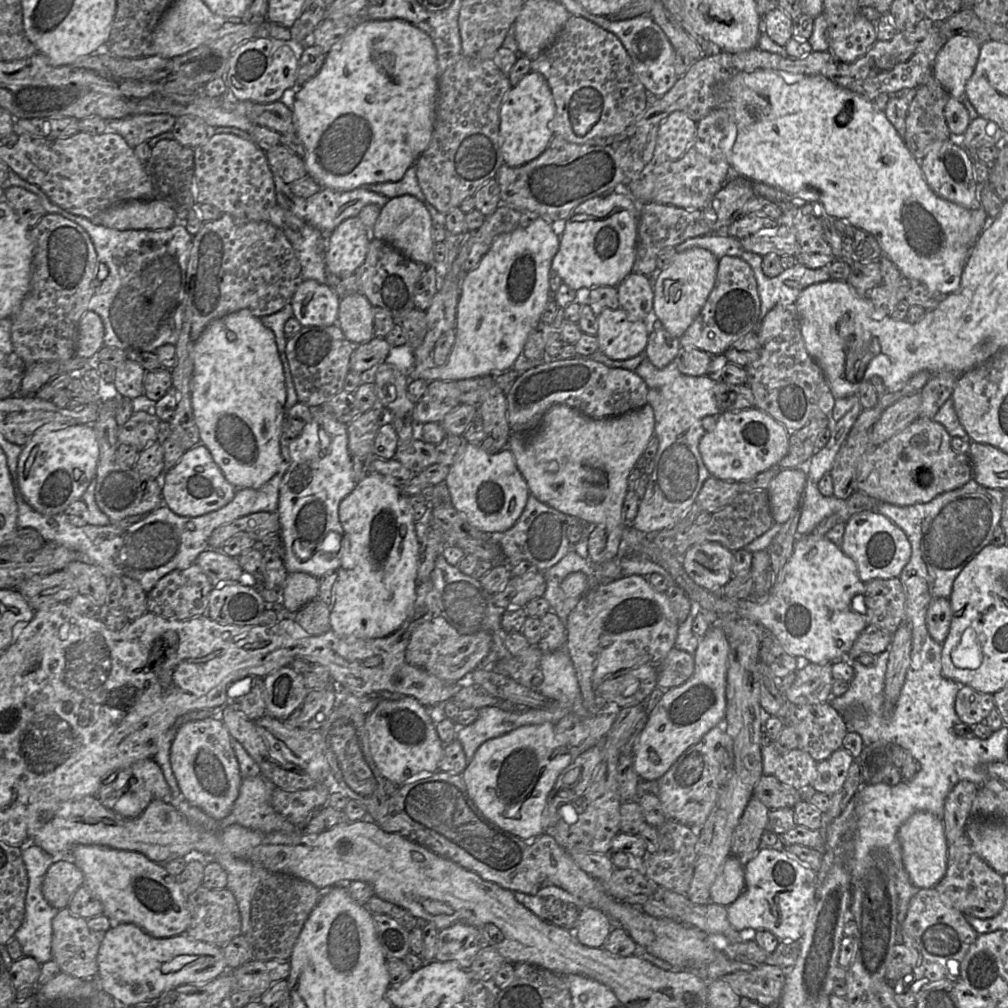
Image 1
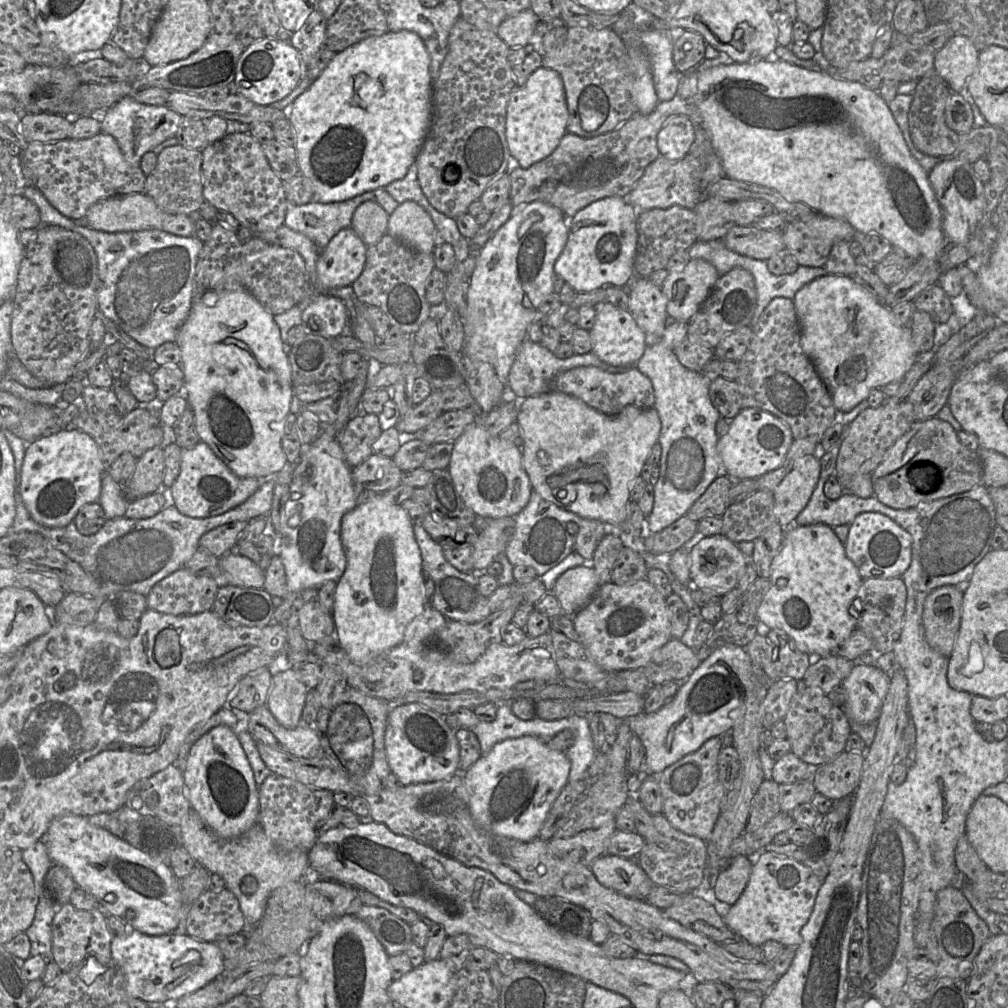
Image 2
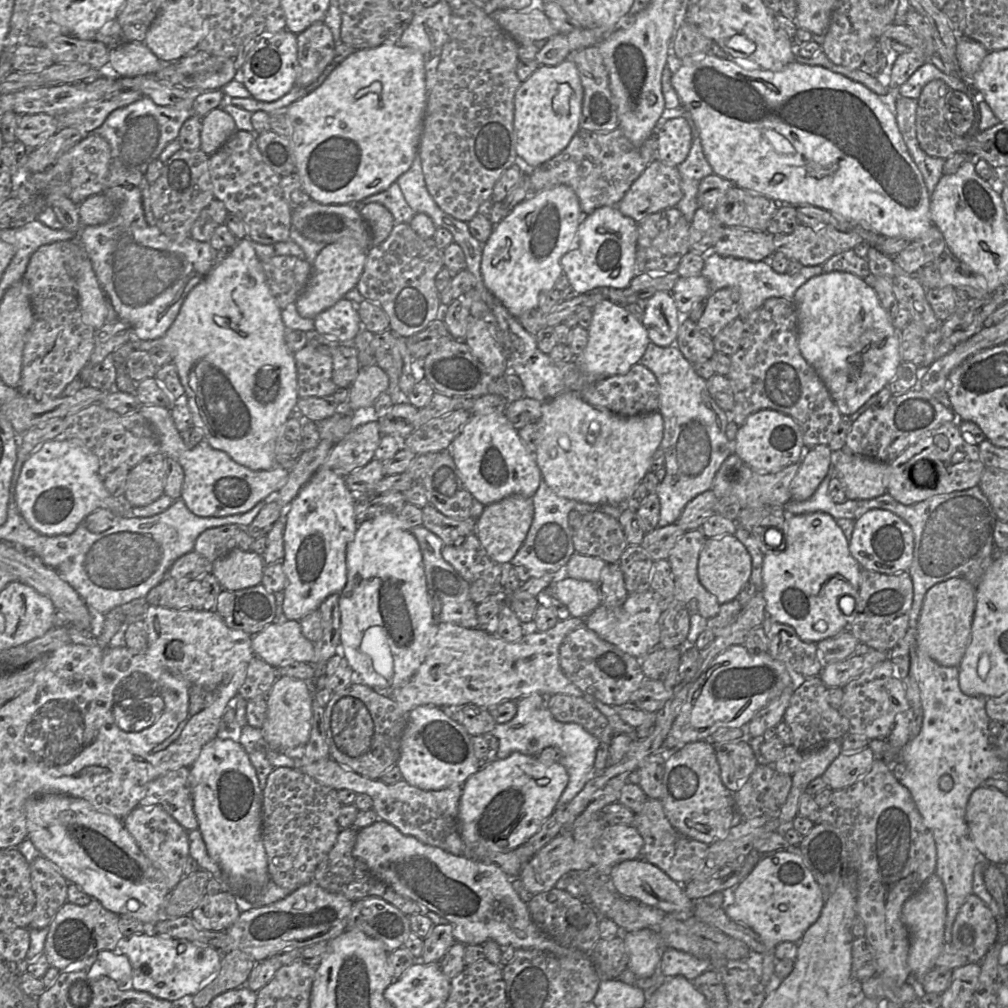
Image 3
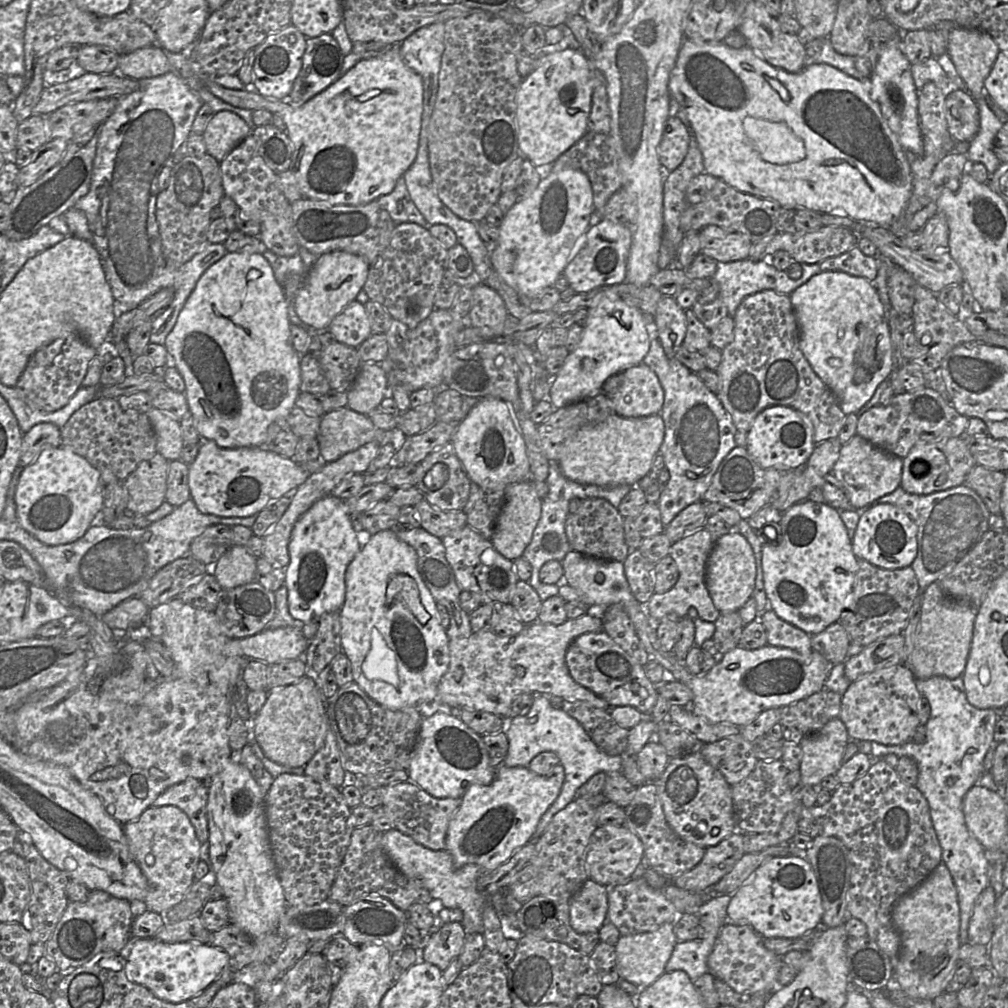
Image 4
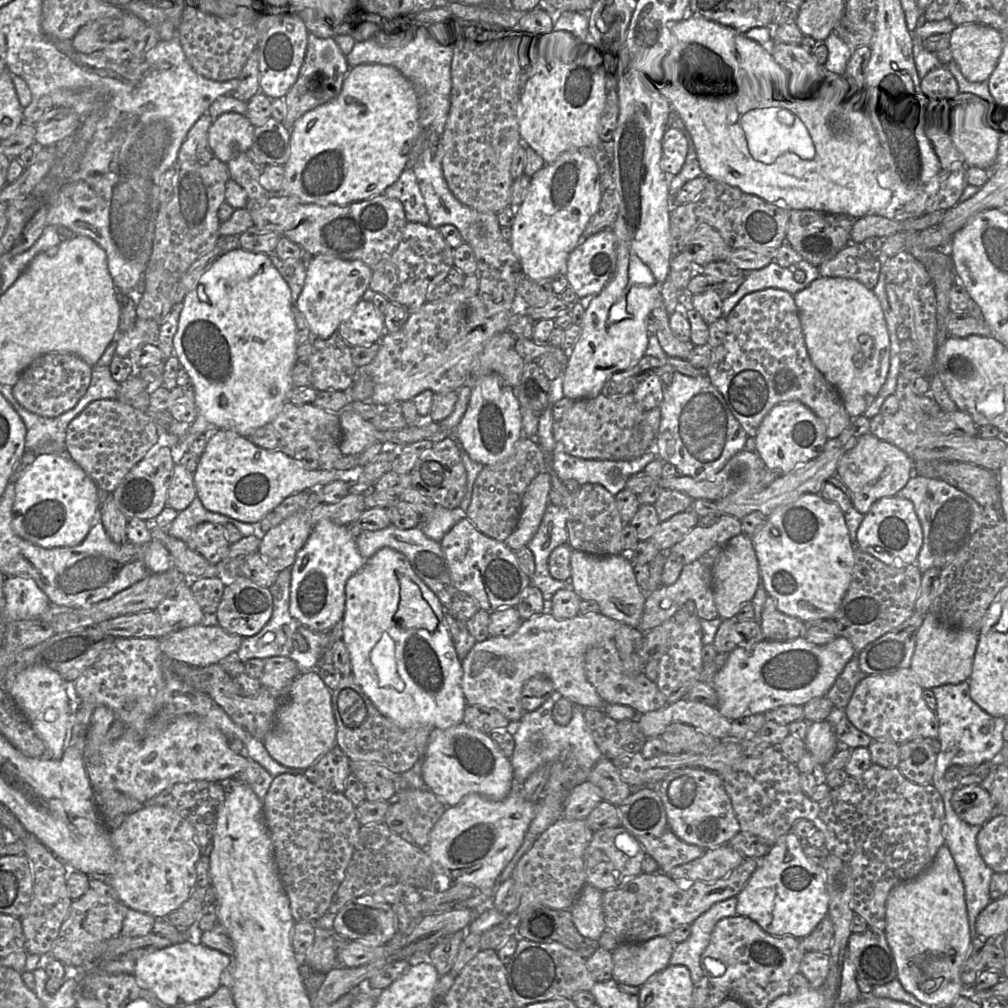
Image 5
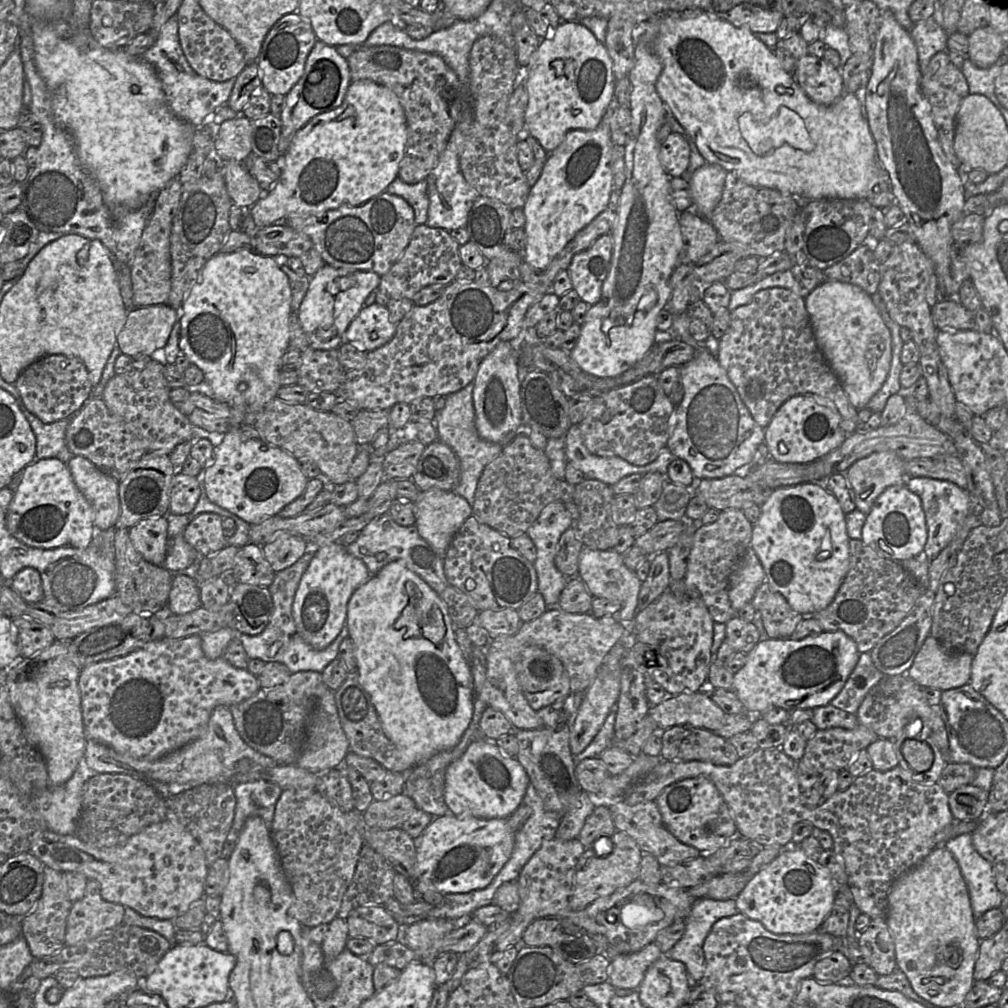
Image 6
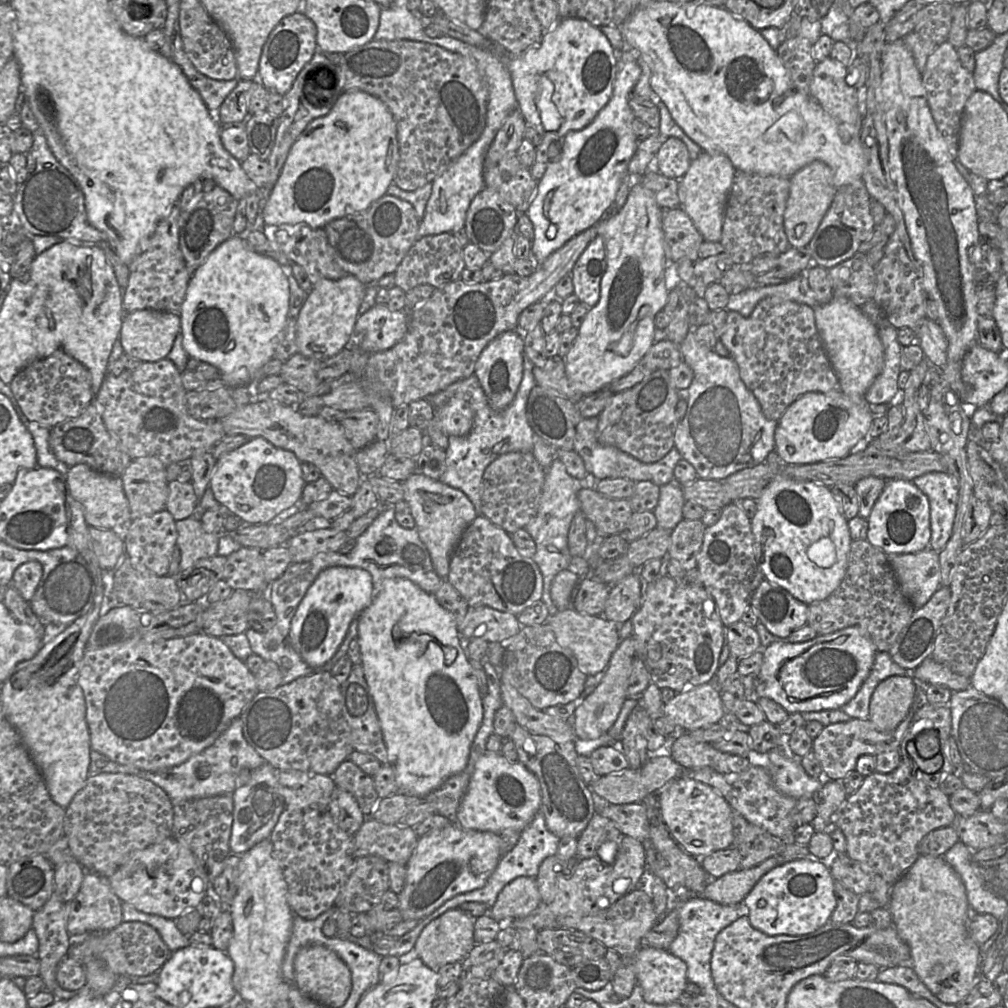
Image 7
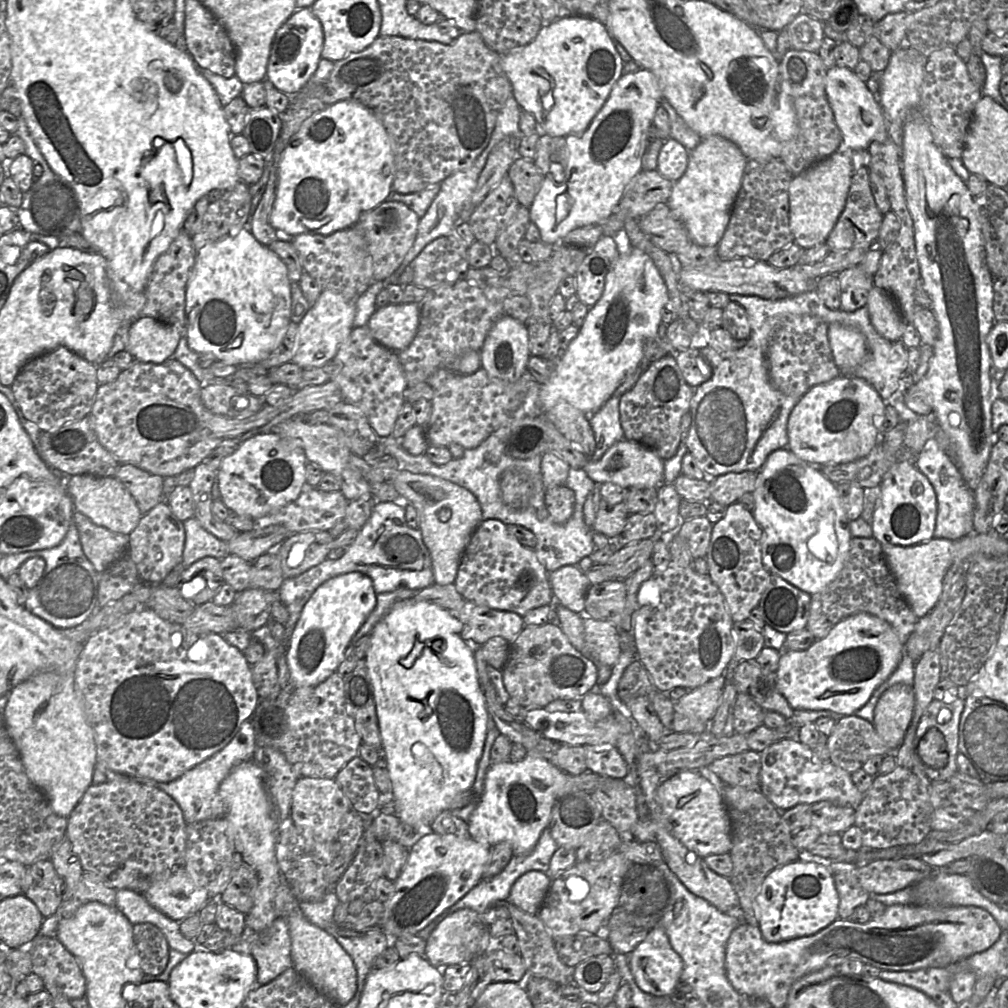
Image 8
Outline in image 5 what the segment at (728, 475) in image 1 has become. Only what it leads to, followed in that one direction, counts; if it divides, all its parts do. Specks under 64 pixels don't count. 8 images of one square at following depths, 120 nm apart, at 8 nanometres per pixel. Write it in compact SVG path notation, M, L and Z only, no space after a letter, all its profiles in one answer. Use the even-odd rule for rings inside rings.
M799 401L775 405L763 418L755 438L756 453L767 468L790 472L824 452L828 437L824 422Z

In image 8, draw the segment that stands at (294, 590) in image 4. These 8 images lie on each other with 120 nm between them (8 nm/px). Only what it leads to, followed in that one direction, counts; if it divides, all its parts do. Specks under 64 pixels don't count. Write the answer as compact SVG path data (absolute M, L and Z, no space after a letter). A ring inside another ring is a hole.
M357 571L335 576L314 591L288 641L286 659L294 688L316 686L337 671L352 637L376 604L371 578Z

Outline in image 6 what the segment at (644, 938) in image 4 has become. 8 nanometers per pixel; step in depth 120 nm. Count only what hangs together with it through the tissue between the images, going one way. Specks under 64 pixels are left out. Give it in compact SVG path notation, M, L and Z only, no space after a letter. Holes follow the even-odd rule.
M652 942L634 953L619 953L609 965L608 982L615 988L637 990L649 966L663 956Z

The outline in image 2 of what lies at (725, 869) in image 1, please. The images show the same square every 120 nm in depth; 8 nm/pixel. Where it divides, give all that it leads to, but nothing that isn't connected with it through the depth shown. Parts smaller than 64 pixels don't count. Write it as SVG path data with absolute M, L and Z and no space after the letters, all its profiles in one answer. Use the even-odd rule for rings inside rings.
M734 856L716 879L713 892L716 899L730 906L740 898L748 884L752 862L745 856Z

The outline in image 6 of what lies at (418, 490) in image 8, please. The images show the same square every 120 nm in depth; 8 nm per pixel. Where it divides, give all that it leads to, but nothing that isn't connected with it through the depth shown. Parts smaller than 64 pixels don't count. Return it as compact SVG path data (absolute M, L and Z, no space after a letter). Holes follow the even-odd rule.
M431 488L422 491L415 503L415 516L418 532L432 548L442 557L461 525L472 515L471 505L455 491Z

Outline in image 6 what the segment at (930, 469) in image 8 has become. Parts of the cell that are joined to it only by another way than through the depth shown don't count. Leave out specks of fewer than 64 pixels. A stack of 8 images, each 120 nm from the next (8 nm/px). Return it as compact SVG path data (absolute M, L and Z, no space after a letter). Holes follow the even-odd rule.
M908 477L905 485L921 499L928 530L923 554L928 560L932 560L952 542L961 524L972 512L975 500L968 491L949 481L926 477Z

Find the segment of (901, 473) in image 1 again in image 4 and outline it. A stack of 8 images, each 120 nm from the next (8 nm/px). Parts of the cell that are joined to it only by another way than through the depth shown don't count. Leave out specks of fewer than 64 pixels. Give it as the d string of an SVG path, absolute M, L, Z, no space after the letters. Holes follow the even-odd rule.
M963 437L919 443L903 458L900 487L914 495L929 495L963 485L968 473L976 465Z

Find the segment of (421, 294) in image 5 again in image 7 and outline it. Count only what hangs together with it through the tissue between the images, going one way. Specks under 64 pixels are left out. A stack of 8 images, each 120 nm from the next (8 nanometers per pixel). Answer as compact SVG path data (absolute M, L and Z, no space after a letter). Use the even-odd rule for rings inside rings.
M452 233L424 236L416 240L394 272L395 286L404 292L423 284L432 285L437 289L458 280L464 268L462 247Z

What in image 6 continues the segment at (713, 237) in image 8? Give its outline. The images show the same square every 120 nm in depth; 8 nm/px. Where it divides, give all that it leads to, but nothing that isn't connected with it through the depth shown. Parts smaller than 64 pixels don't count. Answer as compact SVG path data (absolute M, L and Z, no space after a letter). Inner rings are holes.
M705 163L688 180L696 213L707 220L721 200L728 171L718 164Z

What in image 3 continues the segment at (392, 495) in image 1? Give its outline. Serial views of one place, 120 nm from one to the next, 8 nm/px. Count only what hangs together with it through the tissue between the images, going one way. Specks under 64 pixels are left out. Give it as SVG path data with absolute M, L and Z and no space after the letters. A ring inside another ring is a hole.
M380 513L358 524L354 539L347 544L346 567L347 581L345 587L339 594L340 642L342 645L342 655L344 655L349 666L352 668L354 679L373 688L378 693L391 695L393 690L404 686L416 673L425 660L428 650L433 646L438 630L438 619L433 614L432 605L427 592L427 583L419 543L411 530L405 529L402 526L402 521L399 519L398 515Z

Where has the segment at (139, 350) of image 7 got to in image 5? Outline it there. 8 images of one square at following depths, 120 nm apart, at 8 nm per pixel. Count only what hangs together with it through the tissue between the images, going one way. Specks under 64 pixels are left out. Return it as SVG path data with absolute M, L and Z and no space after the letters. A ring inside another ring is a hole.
M136 319L130 330L118 333L115 354L126 357L145 344L156 344L159 327L156 321Z

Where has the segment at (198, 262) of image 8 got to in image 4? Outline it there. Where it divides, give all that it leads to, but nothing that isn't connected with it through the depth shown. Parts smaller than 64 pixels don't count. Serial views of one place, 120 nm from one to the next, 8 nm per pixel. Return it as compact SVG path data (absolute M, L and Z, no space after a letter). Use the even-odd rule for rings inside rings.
M240 251L227 253L219 261L211 265L197 281L194 290L186 300L177 321L165 339L165 348L175 361L175 367L184 379L184 392L189 411L194 420L194 426L202 440L212 440L221 448L264 447L268 444L268 428L273 422L283 422L291 410L296 407L295 402L300 394L301 372L299 354L291 343L291 322L288 315L288 300L282 286L277 282L274 272L257 251Z

